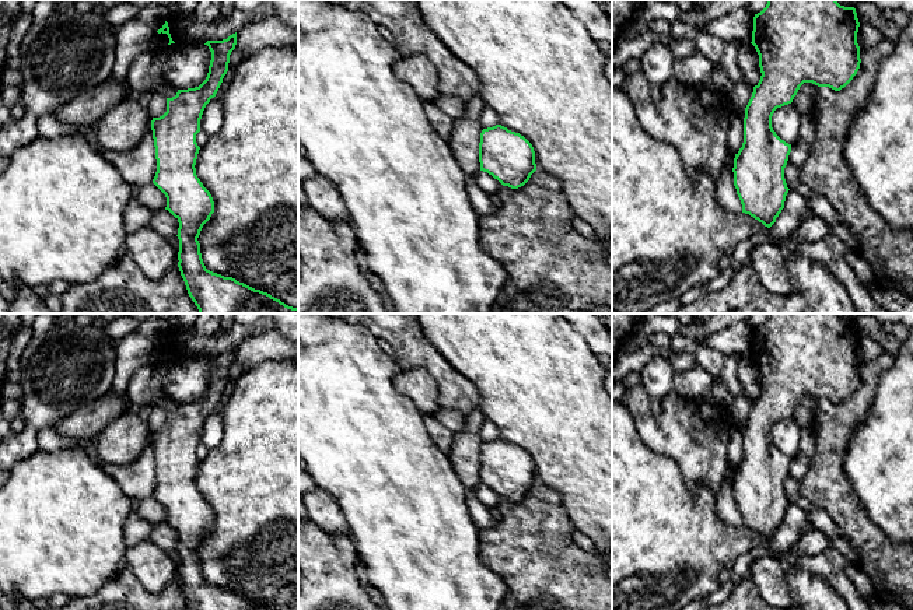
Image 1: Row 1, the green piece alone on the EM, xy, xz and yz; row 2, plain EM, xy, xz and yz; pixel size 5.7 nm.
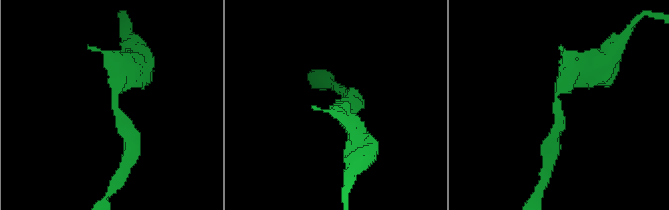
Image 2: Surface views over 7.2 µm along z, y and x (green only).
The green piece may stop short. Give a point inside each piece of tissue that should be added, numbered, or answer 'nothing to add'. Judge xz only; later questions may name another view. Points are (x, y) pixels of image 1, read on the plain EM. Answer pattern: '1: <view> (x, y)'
nothing to add

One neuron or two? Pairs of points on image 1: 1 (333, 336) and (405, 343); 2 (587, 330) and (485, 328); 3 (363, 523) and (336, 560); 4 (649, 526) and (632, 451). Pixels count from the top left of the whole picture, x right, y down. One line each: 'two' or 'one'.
1: two
2: two
3: two
4: one

